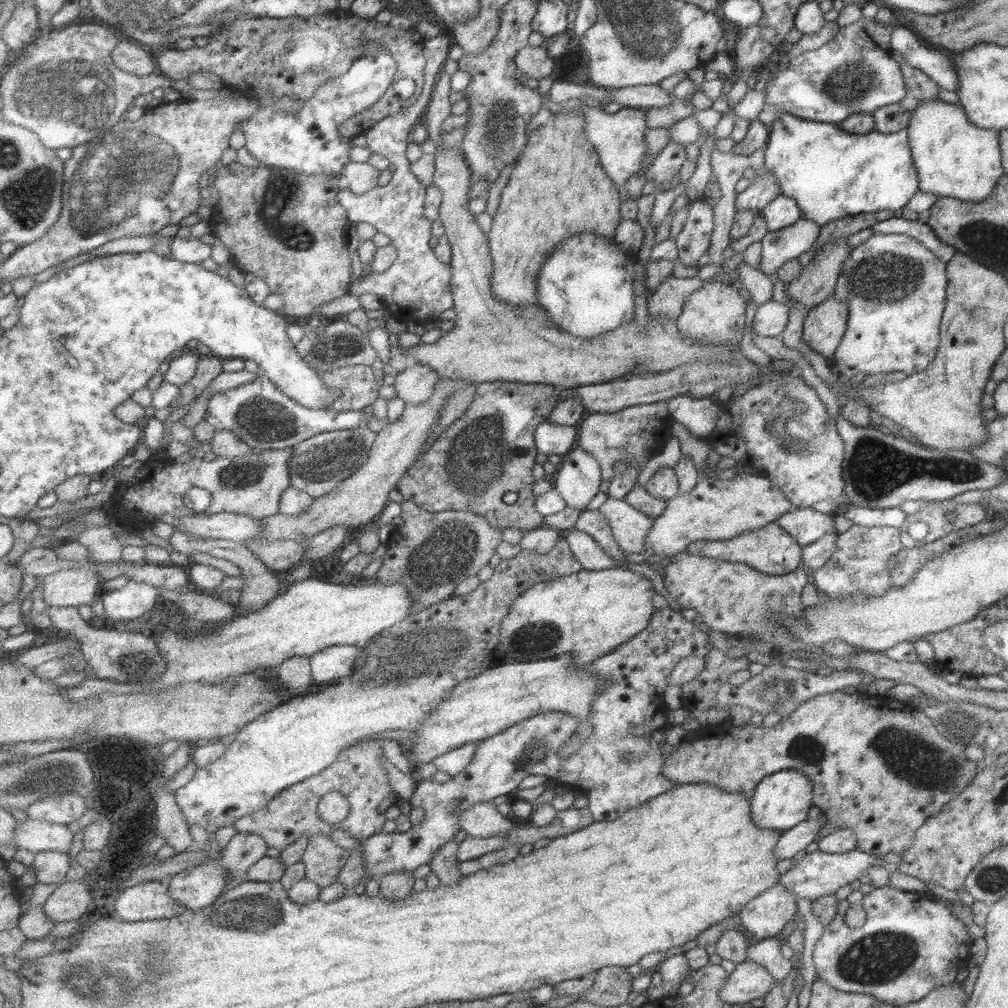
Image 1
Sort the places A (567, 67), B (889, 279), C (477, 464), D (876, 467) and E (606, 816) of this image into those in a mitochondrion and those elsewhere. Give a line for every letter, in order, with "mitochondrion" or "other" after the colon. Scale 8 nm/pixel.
A: other
B: mitochondrion
C: mitochondrion
D: mitochondrion
E: other

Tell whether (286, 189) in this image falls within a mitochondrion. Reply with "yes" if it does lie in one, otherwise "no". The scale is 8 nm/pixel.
yes

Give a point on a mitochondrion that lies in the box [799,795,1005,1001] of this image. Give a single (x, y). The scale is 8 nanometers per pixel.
(878, 961)

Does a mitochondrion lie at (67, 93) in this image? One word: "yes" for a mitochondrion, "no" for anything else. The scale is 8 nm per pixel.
yes

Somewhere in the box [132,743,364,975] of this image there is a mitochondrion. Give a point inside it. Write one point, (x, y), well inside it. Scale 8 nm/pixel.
(243, 916)

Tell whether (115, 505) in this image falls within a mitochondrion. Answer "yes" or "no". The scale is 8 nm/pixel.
no

